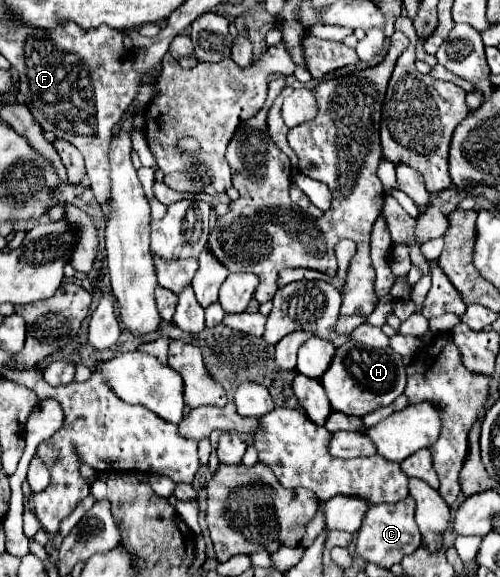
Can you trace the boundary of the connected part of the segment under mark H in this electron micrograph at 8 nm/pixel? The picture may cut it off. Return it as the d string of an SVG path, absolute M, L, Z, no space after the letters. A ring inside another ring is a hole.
M347 341L345 345L337 347L331 367L321 377L321 383L327 391L333 411L363 417L365 413L391 405L403 393L407 375L405 375L403 357L399 353L395 353L393 349L389 349L389 347L387 349L369 349L361 343Z

